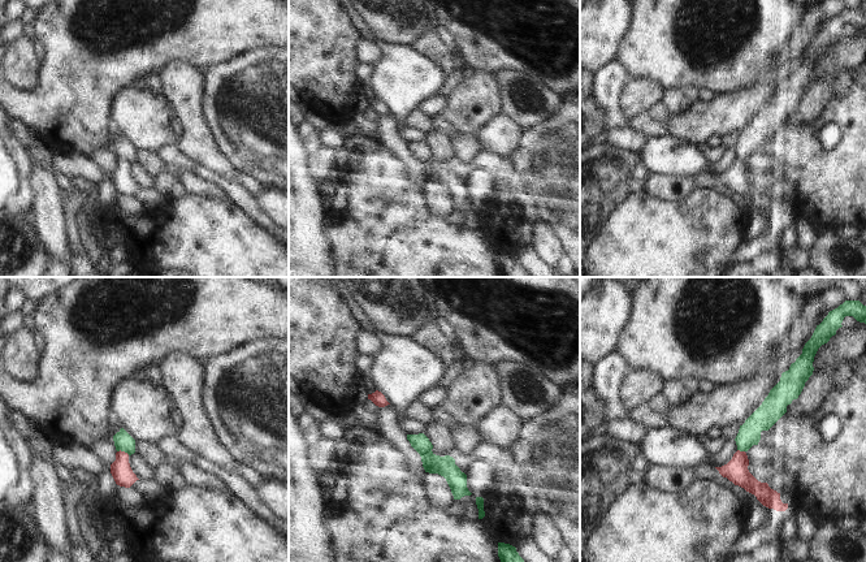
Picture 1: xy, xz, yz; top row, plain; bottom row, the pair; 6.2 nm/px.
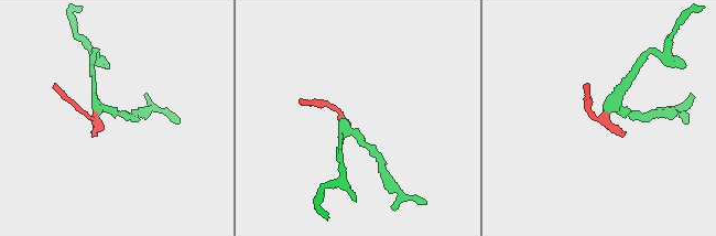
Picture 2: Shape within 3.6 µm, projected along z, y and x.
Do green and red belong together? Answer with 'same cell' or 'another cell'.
same cell

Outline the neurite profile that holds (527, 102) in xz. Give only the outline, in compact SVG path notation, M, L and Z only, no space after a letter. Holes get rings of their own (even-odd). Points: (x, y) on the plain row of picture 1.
M505 68L492 74L498 86L499 113L520 130L545 121L562 101L559 94L525 73Z

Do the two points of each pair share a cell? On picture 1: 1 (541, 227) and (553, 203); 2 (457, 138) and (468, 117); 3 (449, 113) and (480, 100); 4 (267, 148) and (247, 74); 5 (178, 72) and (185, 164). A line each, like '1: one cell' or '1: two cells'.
1: two cells
2: two cells
3: one cell
4: one cell
5: two cells

